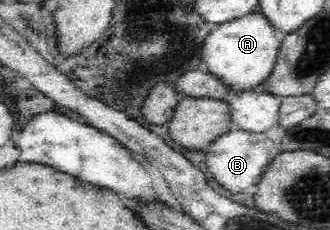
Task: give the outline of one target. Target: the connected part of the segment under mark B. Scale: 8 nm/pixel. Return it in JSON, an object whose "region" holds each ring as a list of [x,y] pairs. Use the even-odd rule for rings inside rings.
{"region":[[[232,129],[212,140],[205,151],[205,163],[214,180],[230,193],[244,193],[260,180],[262,172],[278,154],[277,146],[266,133]]]}

